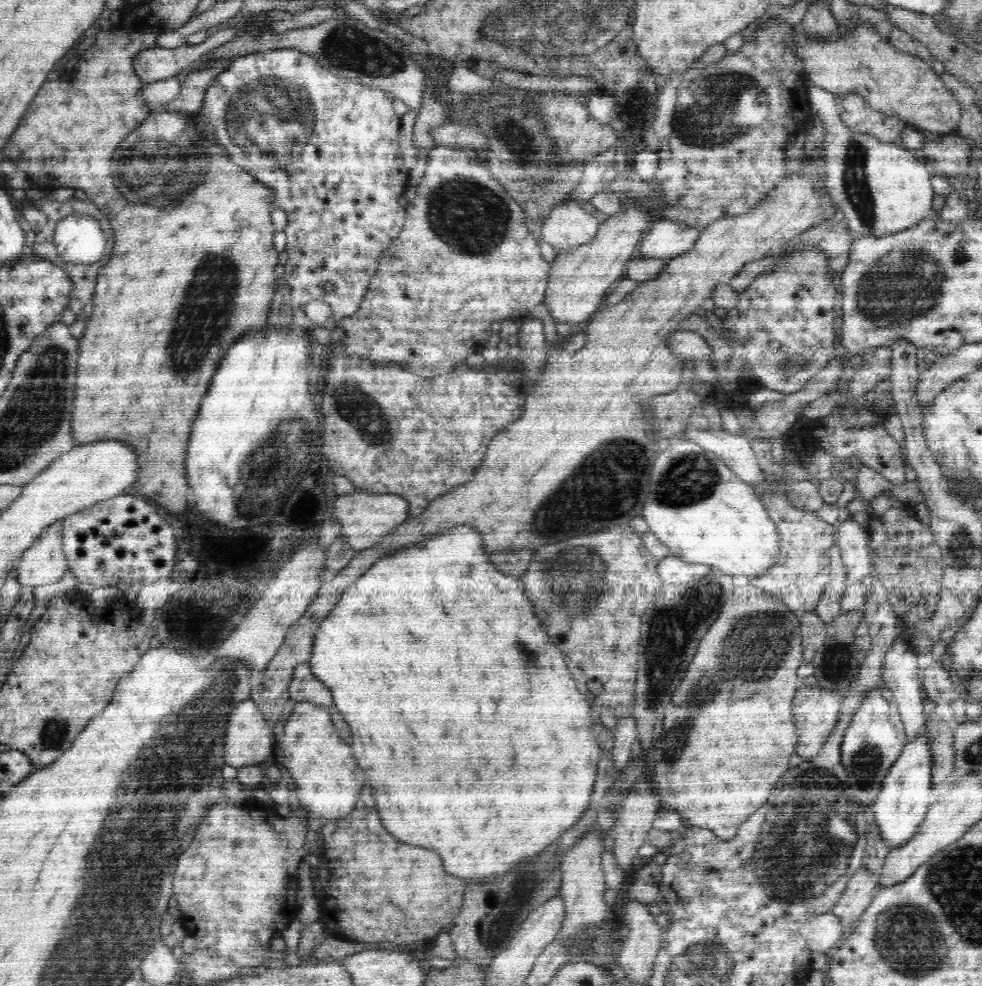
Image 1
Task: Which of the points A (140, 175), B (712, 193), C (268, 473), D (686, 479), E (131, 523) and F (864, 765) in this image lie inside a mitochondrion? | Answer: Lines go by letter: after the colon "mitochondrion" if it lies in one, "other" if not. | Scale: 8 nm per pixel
A: mitochondrion
B: other
C: mitochondrion
D: mitochondrion
E: other
F: mitochondrion

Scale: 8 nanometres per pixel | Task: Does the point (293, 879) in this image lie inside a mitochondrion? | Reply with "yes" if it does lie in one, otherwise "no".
no

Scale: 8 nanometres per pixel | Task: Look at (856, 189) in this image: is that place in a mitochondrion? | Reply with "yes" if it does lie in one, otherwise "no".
yes

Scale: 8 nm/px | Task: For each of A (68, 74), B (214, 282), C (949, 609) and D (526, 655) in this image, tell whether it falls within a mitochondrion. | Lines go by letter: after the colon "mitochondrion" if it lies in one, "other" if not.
A: other
B: mitochondrion
C: other
D: mitochondrion

